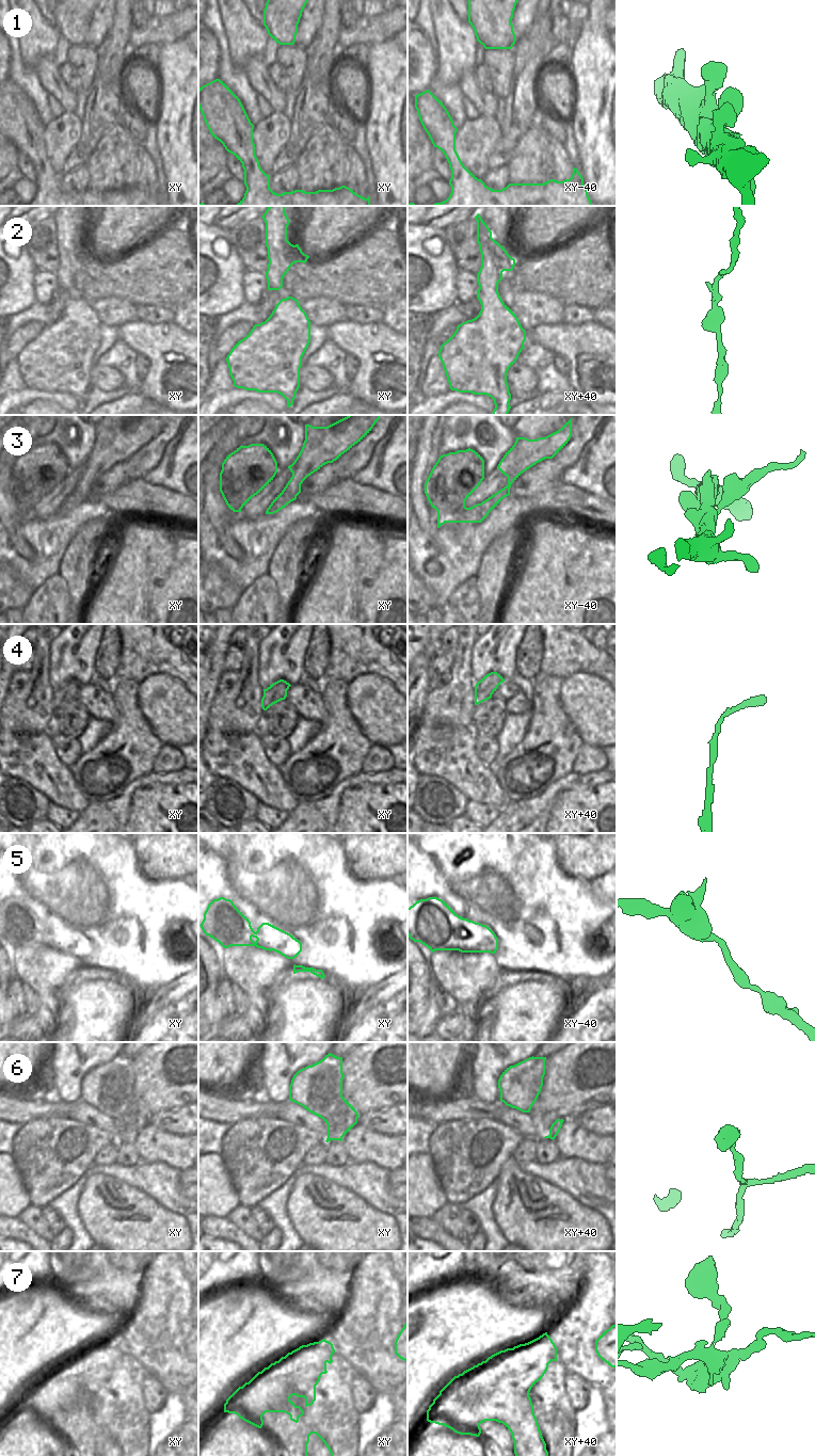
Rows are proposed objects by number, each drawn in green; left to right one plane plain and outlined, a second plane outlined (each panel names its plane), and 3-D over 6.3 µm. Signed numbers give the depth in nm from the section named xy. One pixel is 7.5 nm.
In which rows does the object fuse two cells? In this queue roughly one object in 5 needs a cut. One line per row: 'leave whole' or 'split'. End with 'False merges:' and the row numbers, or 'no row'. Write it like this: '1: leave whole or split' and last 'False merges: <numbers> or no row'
1: leave whole
2: leave whole
3: split
4: leave whole
5: leave whole
6: leave whole
7: split
False merges: 3, 7

